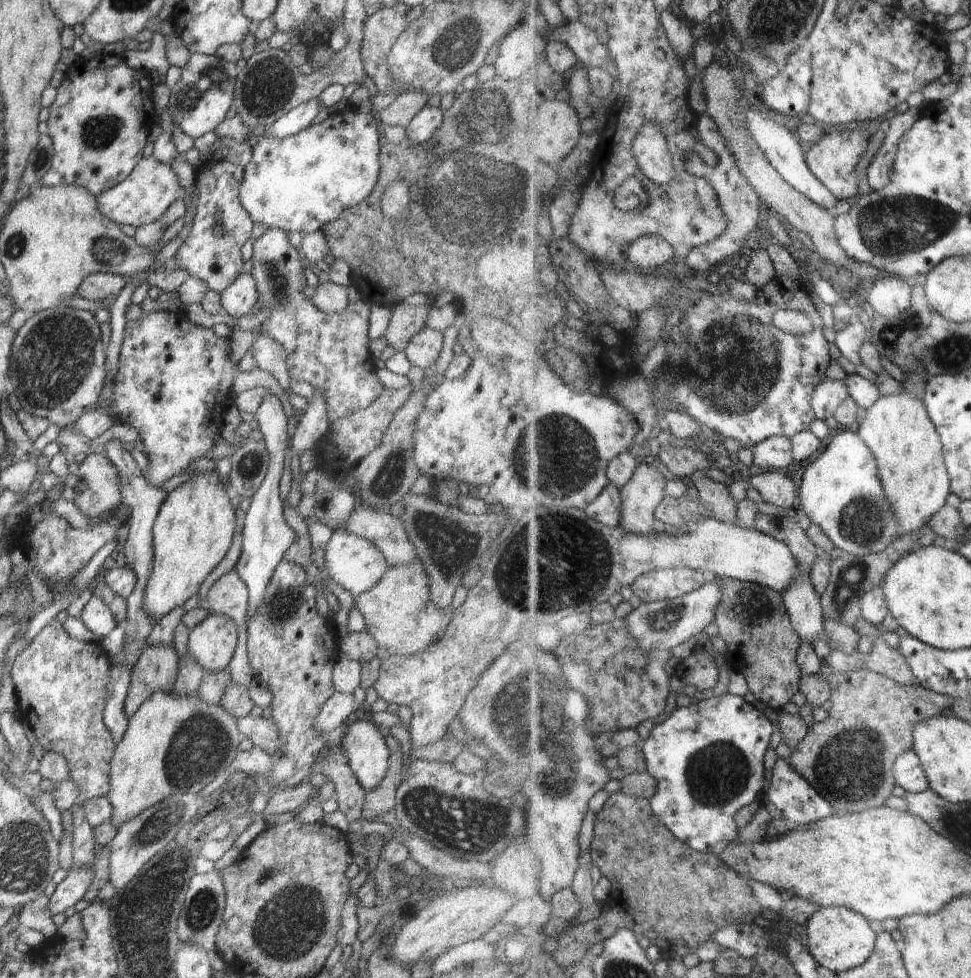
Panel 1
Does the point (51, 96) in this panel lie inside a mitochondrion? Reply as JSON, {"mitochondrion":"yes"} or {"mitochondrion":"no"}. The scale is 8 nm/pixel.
{"mitochondrion":"no"}

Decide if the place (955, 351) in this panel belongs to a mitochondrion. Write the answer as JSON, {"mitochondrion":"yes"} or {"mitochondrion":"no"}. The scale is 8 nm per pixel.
{"mitochondrion":"yes"}

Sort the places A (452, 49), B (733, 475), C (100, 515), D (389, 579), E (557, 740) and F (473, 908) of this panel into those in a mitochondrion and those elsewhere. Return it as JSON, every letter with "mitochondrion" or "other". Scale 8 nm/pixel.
{"A":"mitochondrion","B":"other","C":"other","D":"other","E":"mitochondrion","F":"other"}

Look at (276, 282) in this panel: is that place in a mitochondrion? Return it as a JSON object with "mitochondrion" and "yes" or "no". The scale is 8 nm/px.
{"mitochondrion":"yes"}

